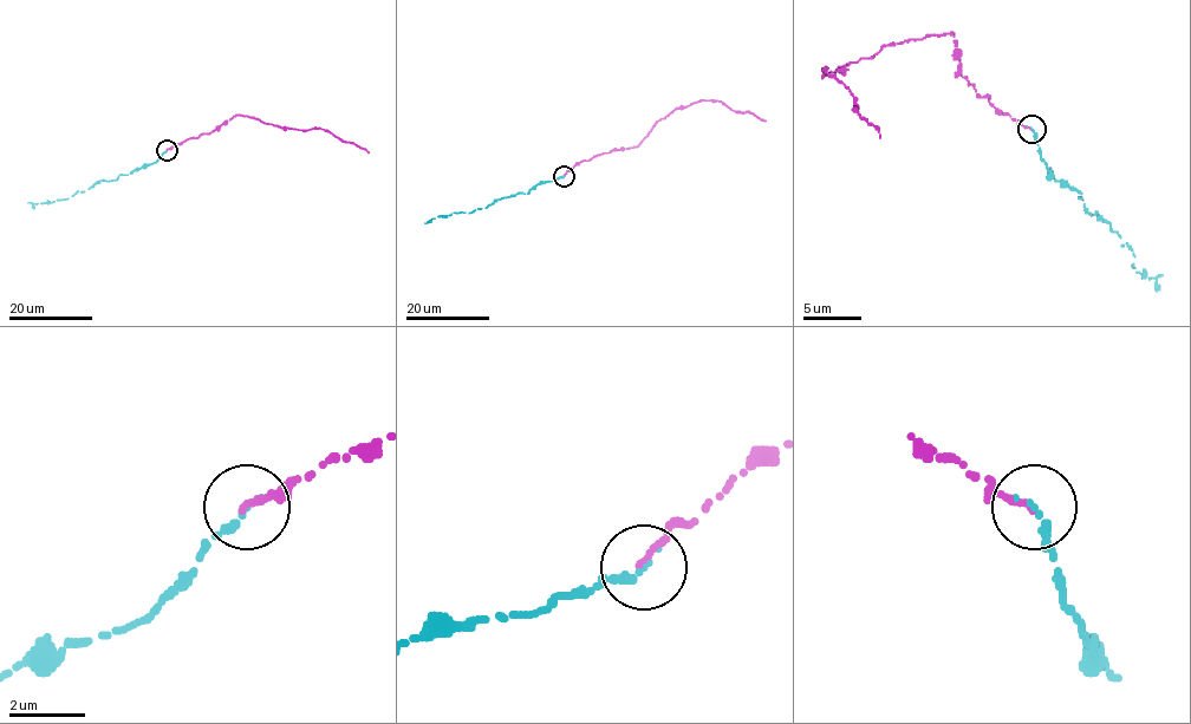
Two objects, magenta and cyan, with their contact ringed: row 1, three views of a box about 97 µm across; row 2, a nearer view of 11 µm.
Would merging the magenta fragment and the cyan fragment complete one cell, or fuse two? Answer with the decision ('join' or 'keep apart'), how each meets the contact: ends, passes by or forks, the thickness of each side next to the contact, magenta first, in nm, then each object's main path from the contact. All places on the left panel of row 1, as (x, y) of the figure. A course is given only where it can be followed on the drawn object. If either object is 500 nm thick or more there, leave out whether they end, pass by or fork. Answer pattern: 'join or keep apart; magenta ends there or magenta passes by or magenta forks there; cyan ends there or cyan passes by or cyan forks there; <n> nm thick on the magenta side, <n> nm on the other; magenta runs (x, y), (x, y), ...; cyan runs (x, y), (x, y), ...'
join; magenta ends there; cyan ends there; 180 nm thick on the magenta side, 240 nm on the other; magenta runs (167, 149), (213, 131), (240, 115), (280, 128), (329, 130), (368, 152); cyan runs (167, 149), (154, 163), (111, 181), (98, 181), (67, 199), (28, 203)

